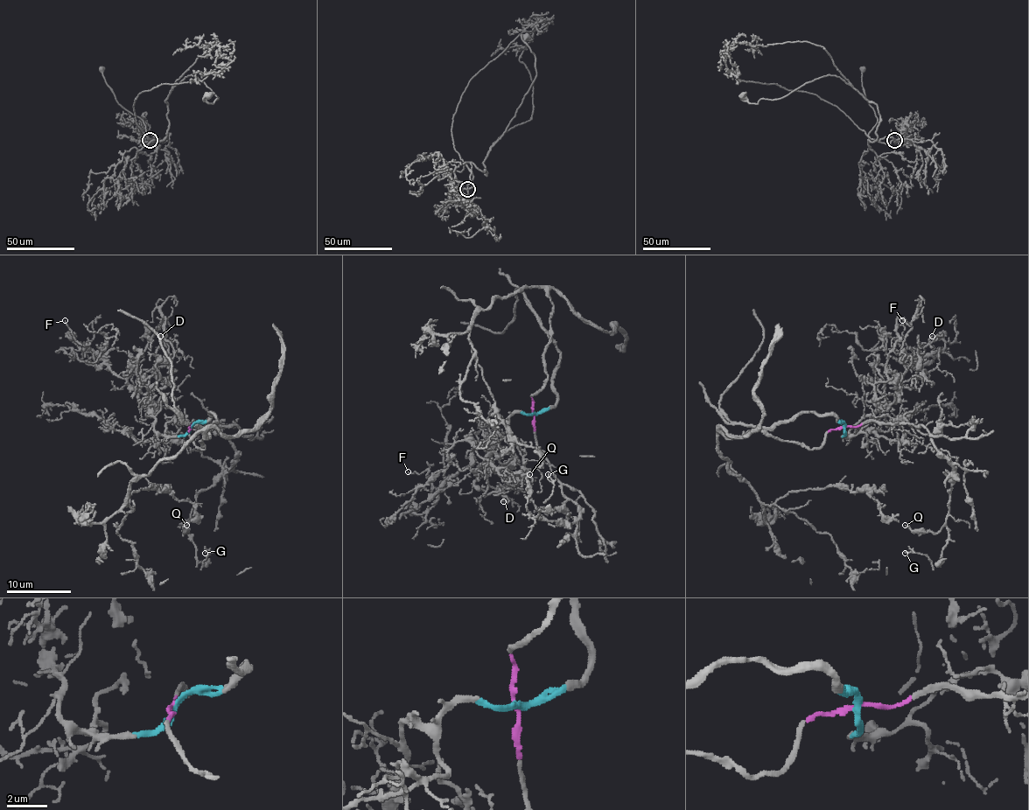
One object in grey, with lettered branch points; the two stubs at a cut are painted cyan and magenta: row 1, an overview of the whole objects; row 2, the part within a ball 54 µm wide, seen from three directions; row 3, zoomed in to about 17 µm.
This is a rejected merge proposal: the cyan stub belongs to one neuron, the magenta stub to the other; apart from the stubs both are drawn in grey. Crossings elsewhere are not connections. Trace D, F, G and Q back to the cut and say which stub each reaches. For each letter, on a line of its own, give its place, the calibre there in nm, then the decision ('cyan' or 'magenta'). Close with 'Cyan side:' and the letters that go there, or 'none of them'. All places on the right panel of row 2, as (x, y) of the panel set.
D: (932, 336) | 150 nm | cyan
F: (902, 320) | 110 nm | cyan
G: (905, 553) | 120 nm | magenta
Q: (905, 525) | 170 nm | magenta
Cyan side: D, F

